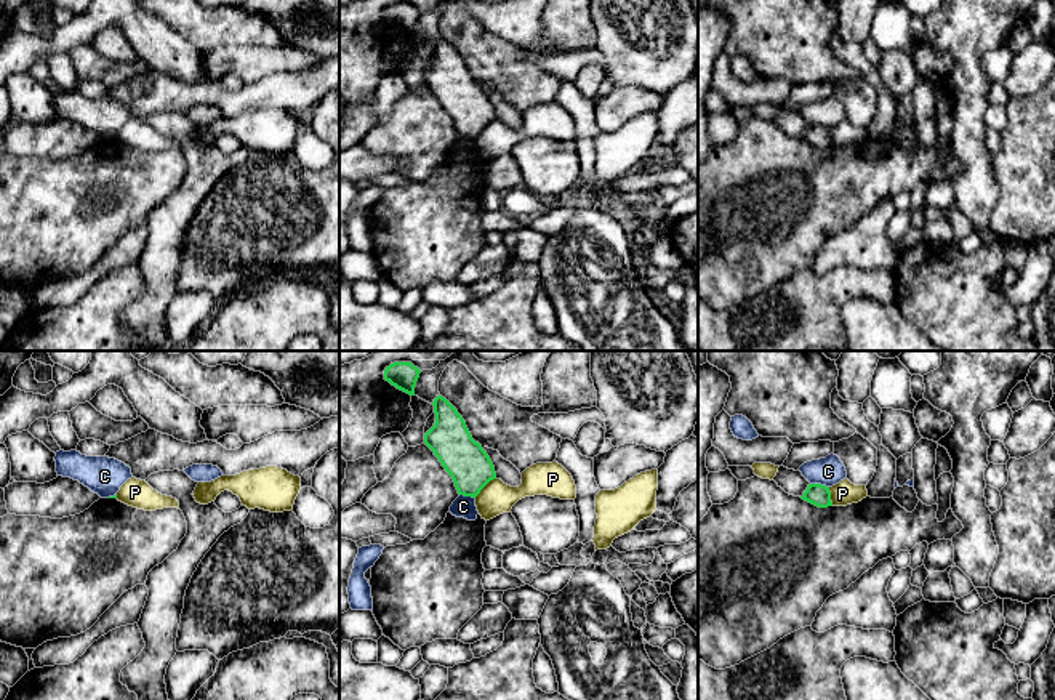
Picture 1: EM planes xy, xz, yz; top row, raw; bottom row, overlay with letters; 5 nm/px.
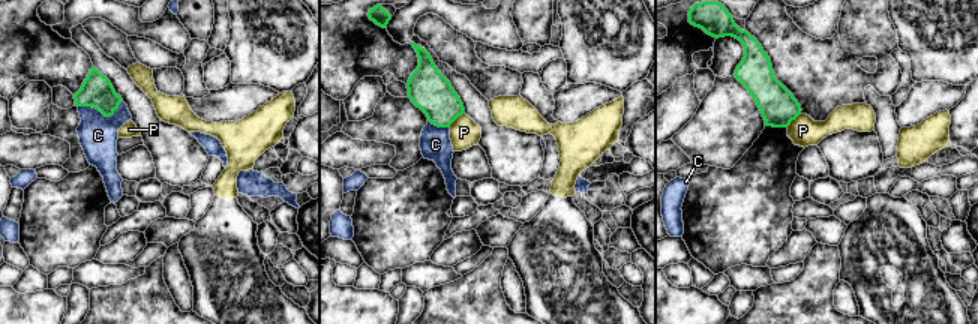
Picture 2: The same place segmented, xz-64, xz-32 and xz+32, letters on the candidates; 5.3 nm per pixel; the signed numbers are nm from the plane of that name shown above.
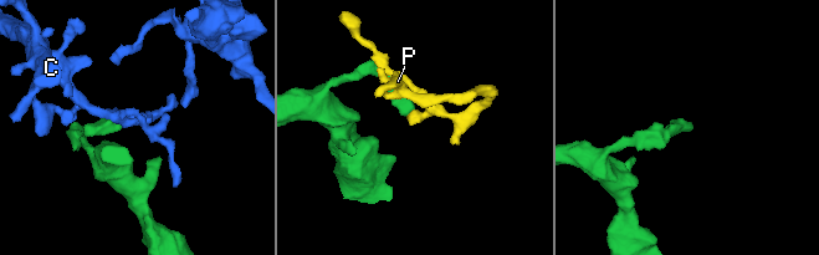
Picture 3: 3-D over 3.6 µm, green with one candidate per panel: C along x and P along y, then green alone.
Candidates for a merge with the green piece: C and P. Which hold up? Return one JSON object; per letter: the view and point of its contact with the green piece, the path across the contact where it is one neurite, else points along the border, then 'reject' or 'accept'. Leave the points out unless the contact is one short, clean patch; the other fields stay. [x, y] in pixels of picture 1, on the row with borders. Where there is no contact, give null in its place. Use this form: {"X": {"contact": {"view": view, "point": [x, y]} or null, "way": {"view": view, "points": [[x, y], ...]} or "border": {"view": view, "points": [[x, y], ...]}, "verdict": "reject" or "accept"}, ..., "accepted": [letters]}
{"C": {"contact": {"view": "yz", "point": [820, 484]}, "border": {"view": "yz", "points": [[810, 482], [820, 482], [828, 487]]}, "verdict": "reject"}, "P": {"contact": {"view": "xz", "point": [484, 486]}, "border": {"view": "xz", "points": [[495, 478], [474, 497]]}, "verdict": "reject"}, "accepted": []}

